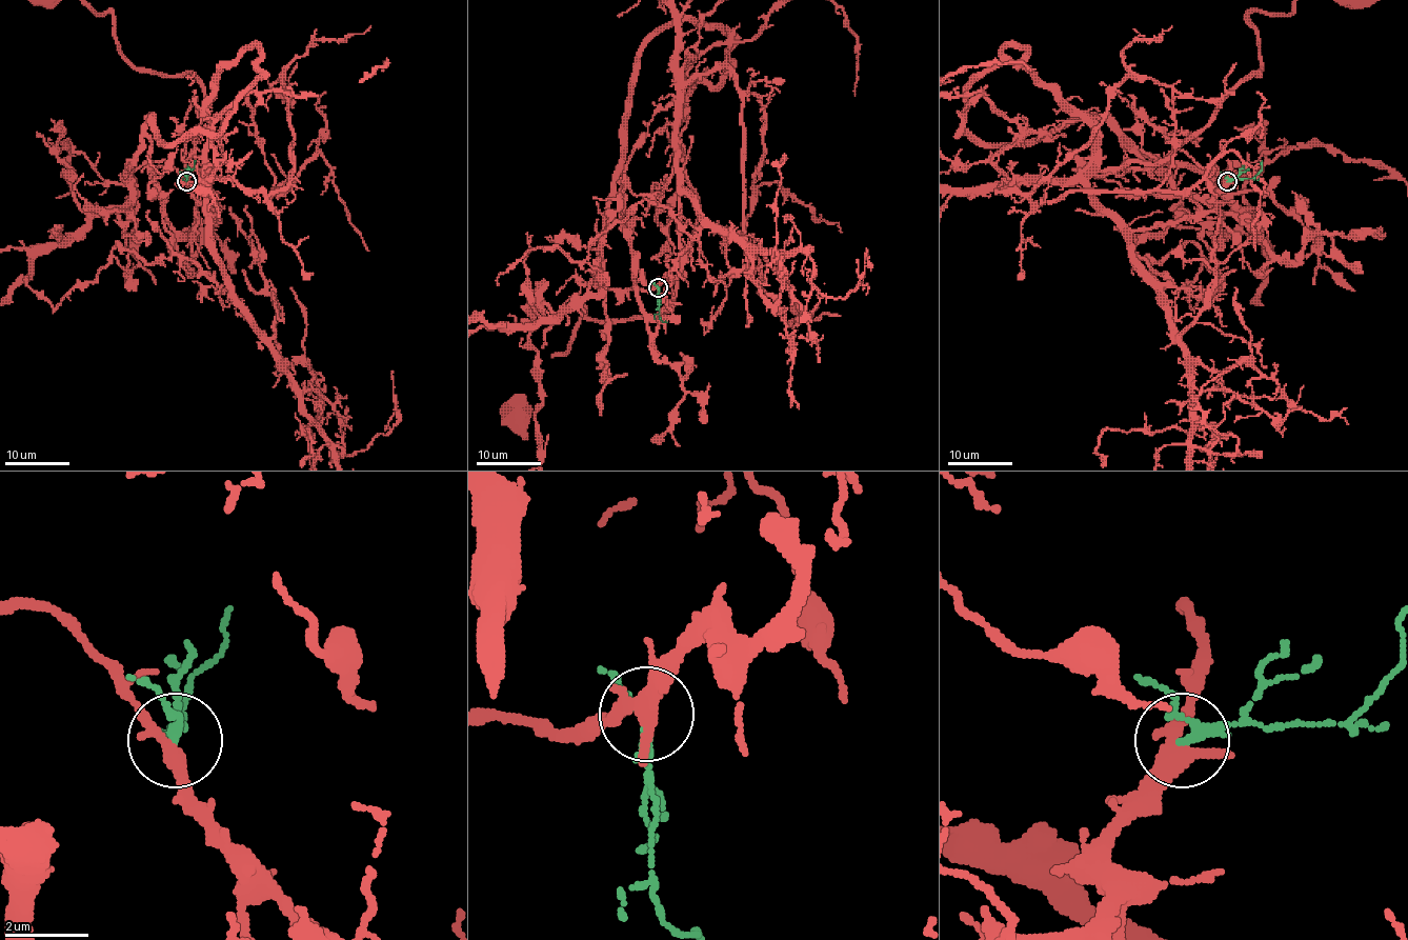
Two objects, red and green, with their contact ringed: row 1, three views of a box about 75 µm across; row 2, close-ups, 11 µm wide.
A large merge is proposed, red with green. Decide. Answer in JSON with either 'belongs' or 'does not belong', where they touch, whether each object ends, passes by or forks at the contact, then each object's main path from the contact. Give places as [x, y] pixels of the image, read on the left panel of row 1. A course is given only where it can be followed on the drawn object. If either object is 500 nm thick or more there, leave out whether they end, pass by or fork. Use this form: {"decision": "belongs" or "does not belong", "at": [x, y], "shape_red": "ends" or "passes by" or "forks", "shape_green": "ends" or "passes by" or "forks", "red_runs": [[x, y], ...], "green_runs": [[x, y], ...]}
{"decision": "does not belong", "at": [186, 181], "shape_red": "passes by", "shape_green": "passes by", "red_runs": [[186, 181], [206, 230], [206, 171], [226, 163], [205, 88], [139, 73]], "green_runs": [[186, 181], [196, 160]]}

